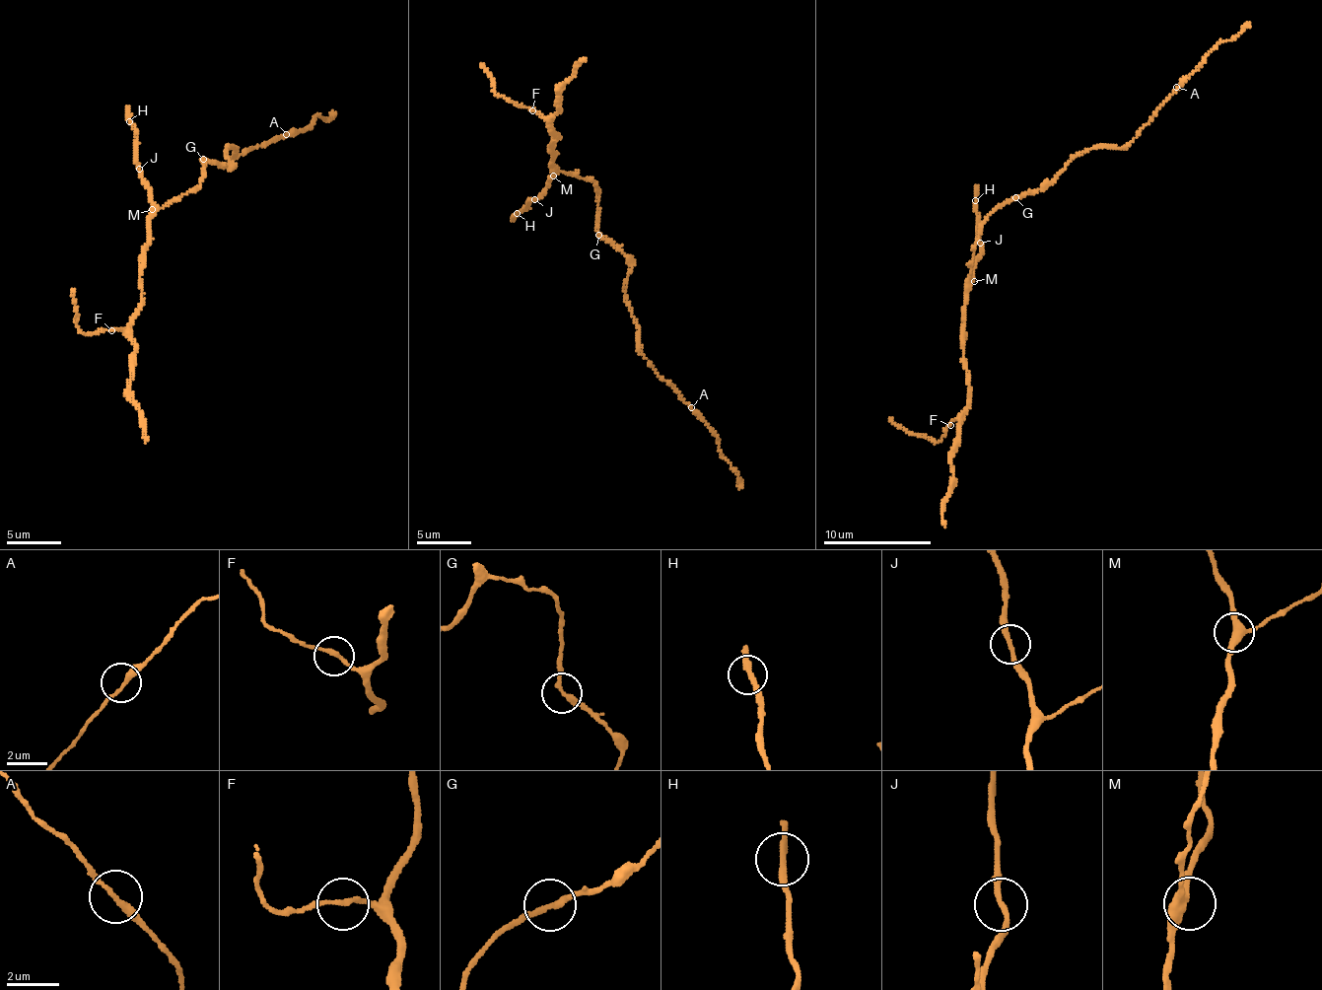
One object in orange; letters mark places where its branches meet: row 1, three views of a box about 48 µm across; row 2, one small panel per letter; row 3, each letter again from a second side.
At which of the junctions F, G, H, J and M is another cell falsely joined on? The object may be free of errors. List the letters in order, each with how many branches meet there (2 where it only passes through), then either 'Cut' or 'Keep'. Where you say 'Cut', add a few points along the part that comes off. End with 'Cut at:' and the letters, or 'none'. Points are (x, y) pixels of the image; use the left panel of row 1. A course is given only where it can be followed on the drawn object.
F: Branches: 2. Keep
G: Branches: 2. Keep
H: Branches: 2. Keep
J: Branches: 2. Keep
M: Branches: 3. Keep
Cut at: none

